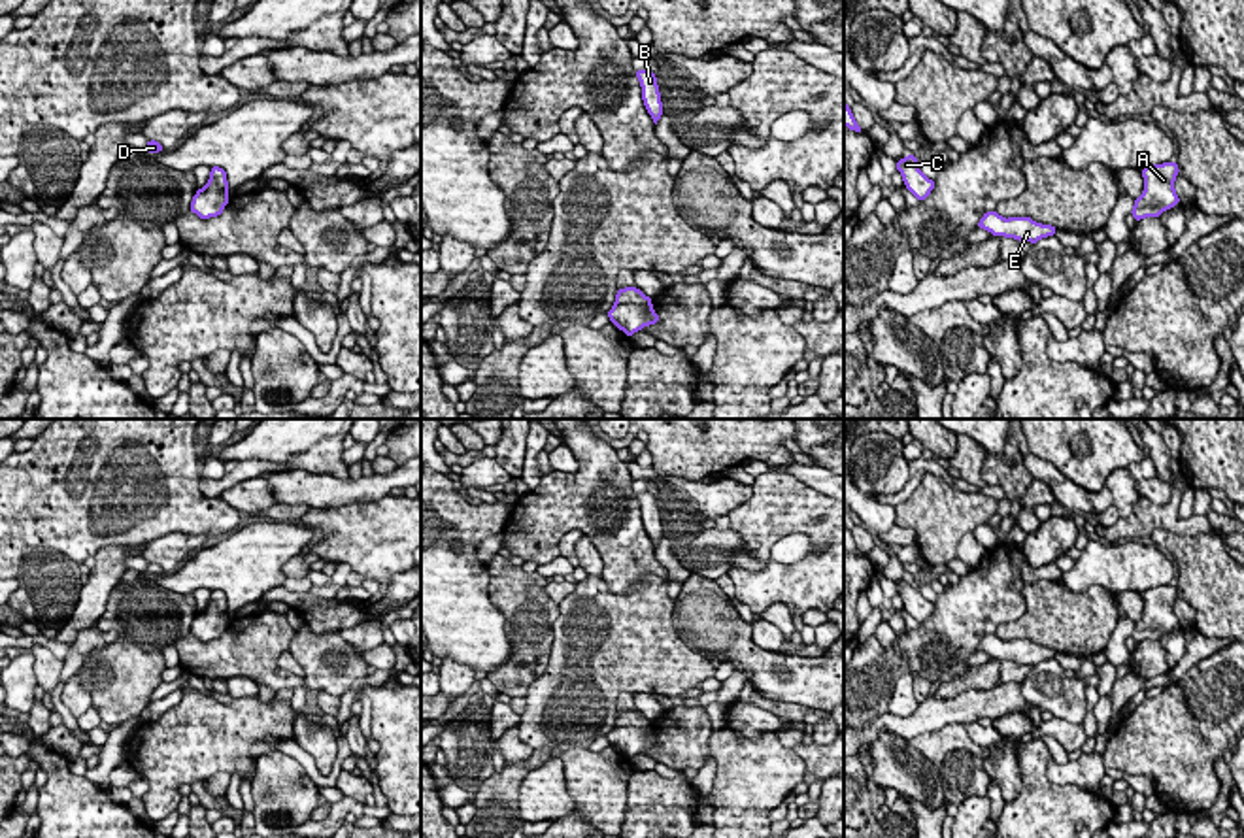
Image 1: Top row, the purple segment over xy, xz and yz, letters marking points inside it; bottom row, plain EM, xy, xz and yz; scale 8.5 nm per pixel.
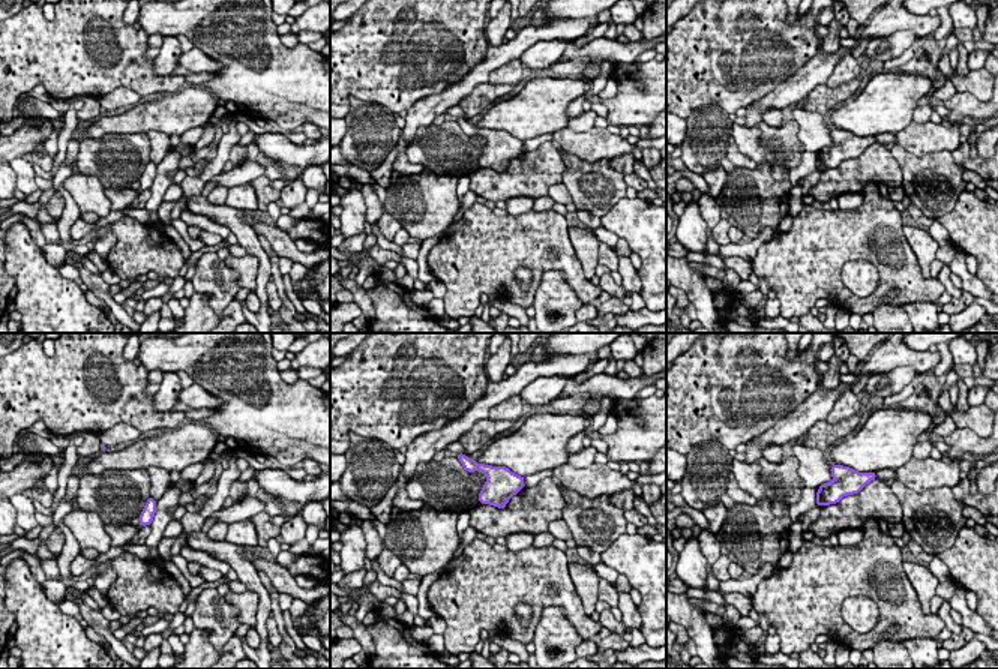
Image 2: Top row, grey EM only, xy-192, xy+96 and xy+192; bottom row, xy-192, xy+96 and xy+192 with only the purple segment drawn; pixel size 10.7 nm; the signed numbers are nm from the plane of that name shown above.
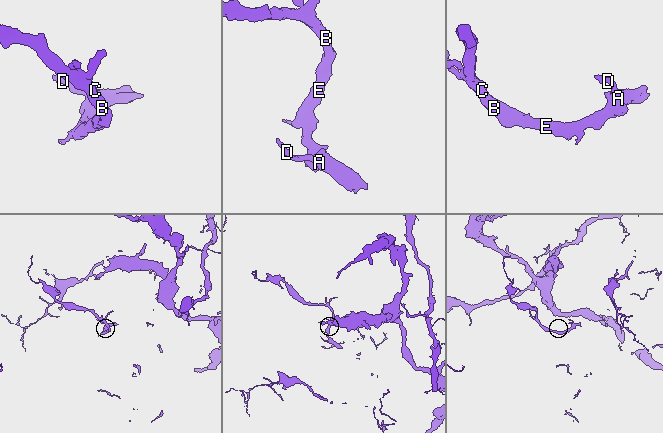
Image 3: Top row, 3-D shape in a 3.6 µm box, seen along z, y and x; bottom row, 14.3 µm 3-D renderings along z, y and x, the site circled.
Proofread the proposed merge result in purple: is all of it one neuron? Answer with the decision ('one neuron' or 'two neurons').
one neuron

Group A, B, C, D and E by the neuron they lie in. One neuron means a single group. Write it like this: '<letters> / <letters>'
A B C D E

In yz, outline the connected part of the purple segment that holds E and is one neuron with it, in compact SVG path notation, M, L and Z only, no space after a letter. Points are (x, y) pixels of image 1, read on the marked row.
M997 210L983 213L983 217L978 223L978 228L985 228L993 236L1000 236L1000 238L1006 236L1019 242L1031 242L1031 243L1053 236L1057 230L1055 226L1036 223L1031 217L1004 219L997 213Z

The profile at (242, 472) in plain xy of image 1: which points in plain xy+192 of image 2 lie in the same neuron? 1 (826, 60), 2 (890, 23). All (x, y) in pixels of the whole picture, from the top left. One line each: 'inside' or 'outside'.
1: inside
2: inside

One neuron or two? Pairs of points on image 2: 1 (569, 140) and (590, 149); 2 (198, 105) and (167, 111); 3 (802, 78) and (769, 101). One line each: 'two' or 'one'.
1: one
2: one
3: one

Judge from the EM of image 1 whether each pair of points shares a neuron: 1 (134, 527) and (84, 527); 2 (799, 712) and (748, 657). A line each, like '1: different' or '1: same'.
1: same
2: different

